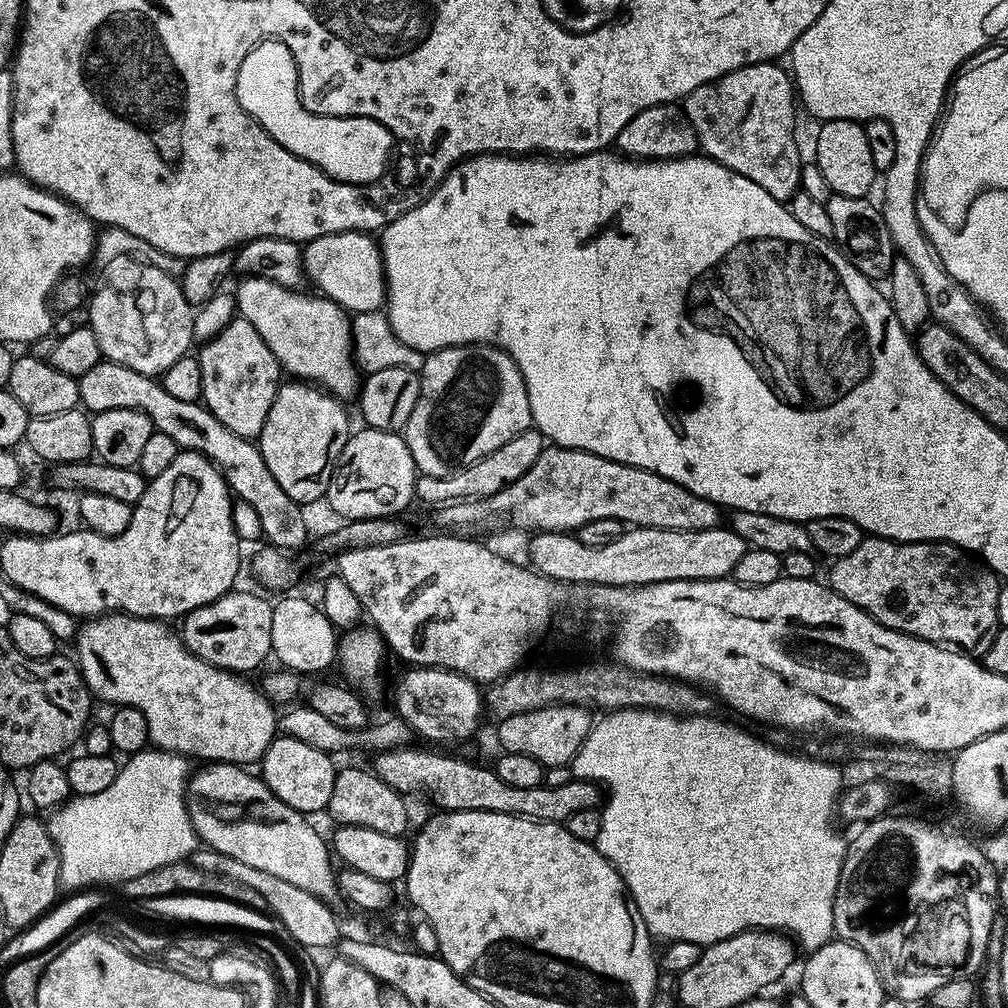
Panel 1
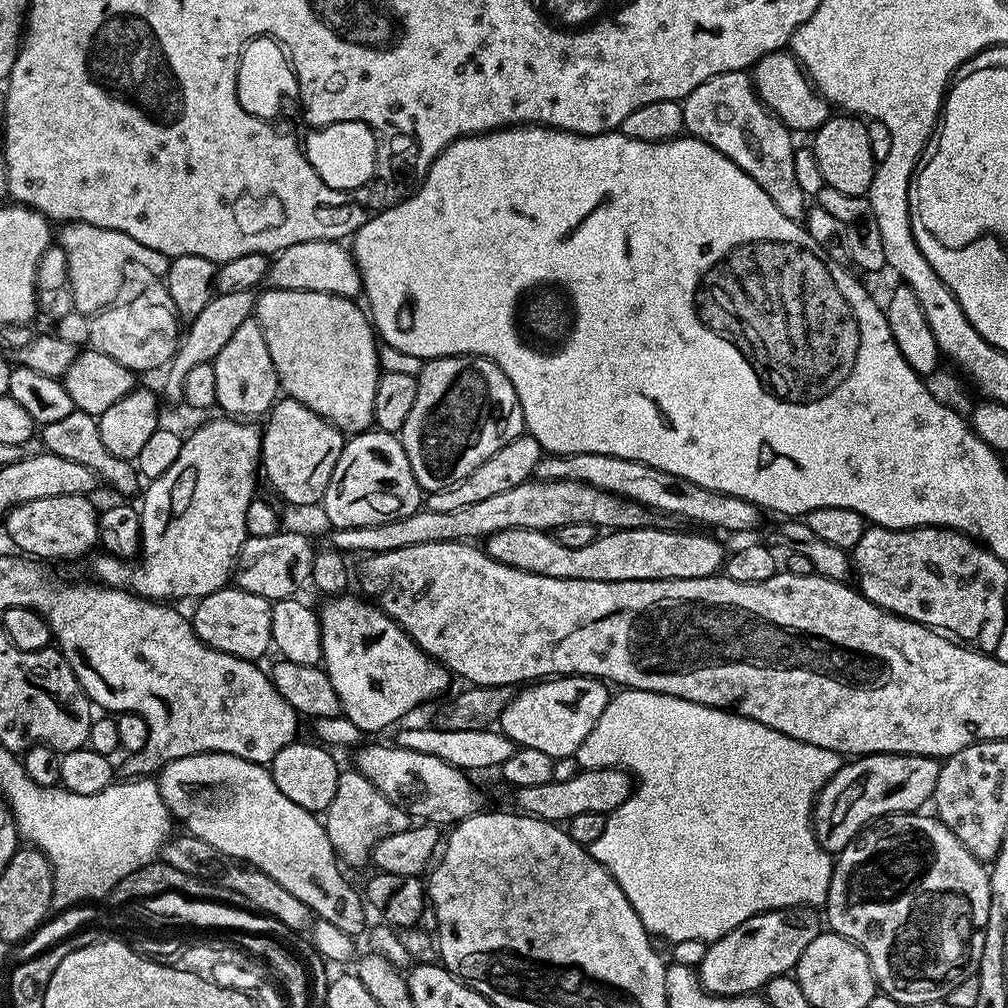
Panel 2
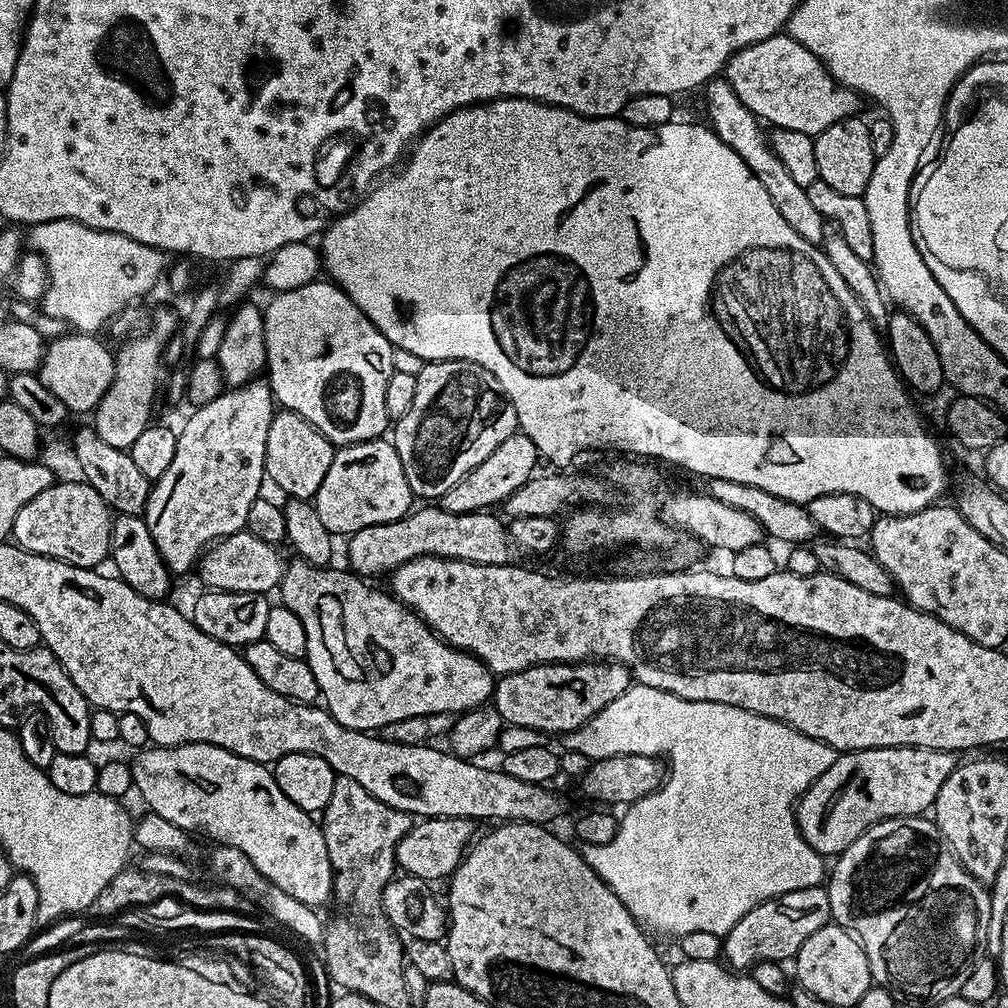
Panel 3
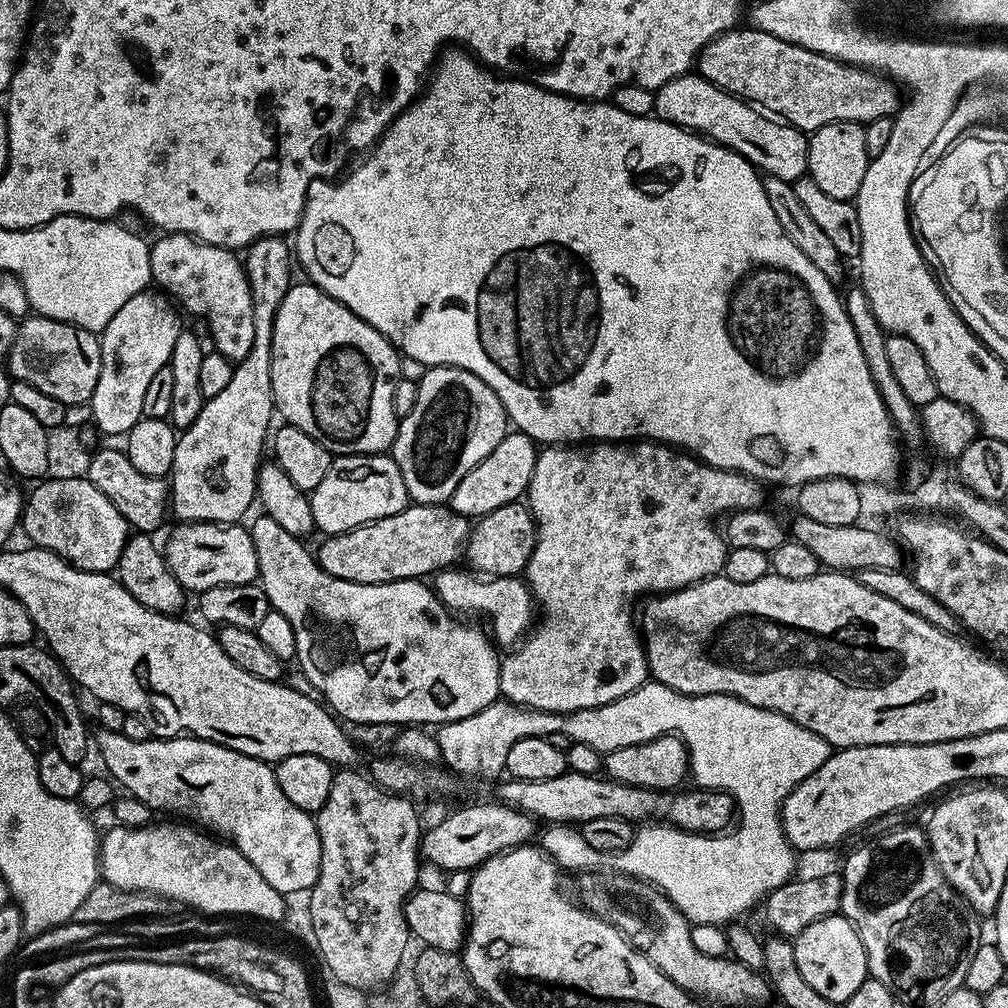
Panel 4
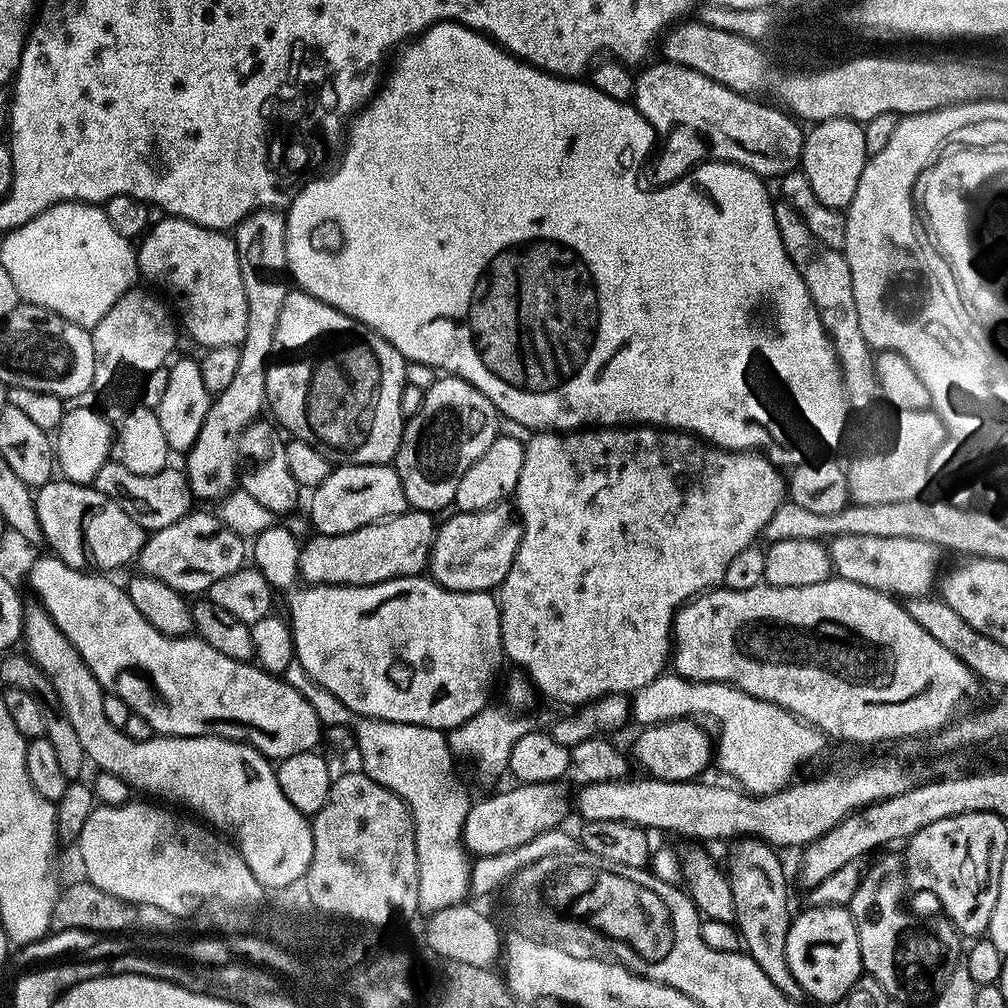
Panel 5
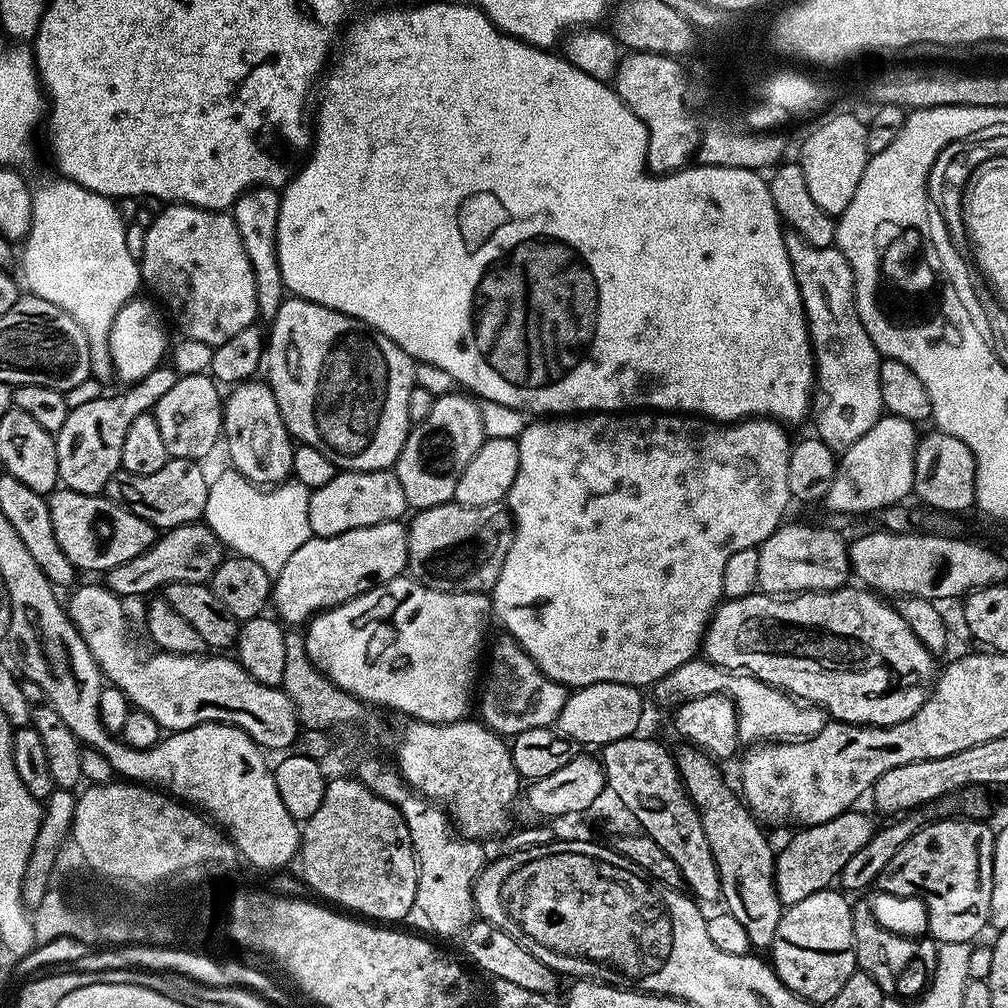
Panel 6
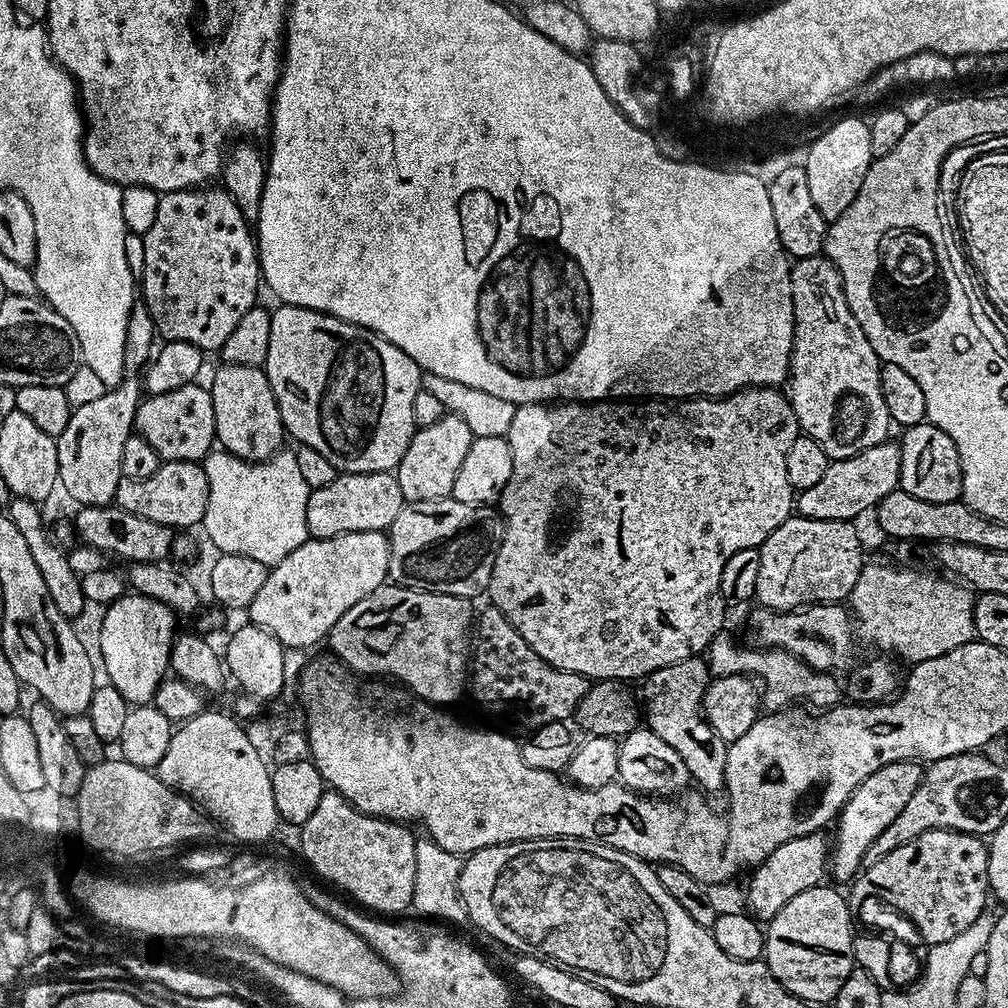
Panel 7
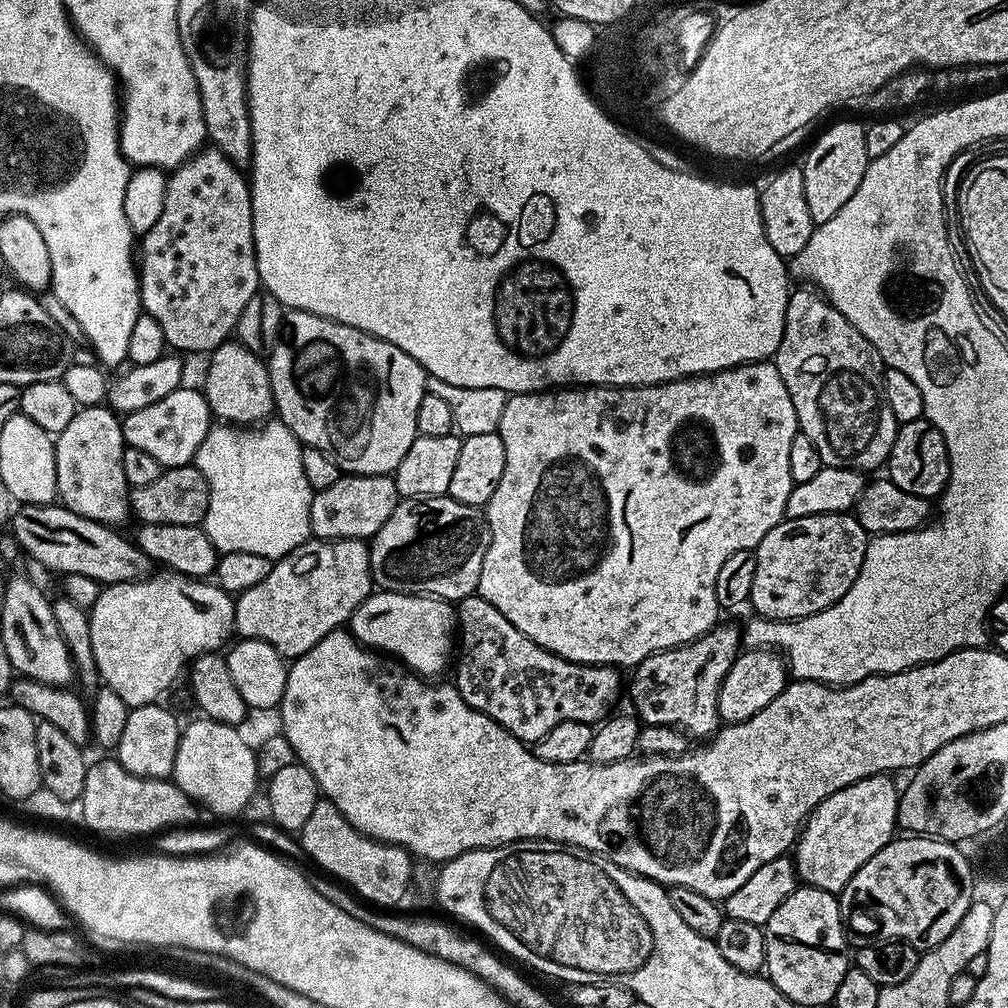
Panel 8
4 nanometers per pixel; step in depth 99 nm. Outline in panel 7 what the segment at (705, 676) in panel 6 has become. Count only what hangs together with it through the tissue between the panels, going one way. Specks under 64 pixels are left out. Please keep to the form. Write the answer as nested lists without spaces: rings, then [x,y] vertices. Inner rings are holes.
[[[721,630],[706,649],[708,671],[713,677],[729,676],[751,676],[762,685],[762,704],[768,712],[781,711],[793,702],[803,702],[816,710],[827,710],[835,708],[842,700],[842,684],[835,675],[830,672],[820,672],[811,668],[806,662],[802,662],[794,654],[782,652],[778,648],[757,648],[747,646],[739,648],[734,637],[728,630]]]

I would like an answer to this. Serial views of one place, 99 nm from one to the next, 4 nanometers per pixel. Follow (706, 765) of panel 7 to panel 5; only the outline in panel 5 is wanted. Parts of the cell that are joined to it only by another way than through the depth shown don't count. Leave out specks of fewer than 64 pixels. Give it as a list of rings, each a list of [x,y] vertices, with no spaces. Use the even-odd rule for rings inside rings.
[[[755,838],[737,839],[732,846],[726,875],[734,894],[735,926],[740,933],[743,951],[758,962],[762,974],[766,974],[786,998],[803,1001],[802,986],[798,986],[798,978],[790,974],[790,962],[786,962],[786,934],[792,925],[793,913],[788,912],[788,876],[780,861],[781,853],[771,844]]]

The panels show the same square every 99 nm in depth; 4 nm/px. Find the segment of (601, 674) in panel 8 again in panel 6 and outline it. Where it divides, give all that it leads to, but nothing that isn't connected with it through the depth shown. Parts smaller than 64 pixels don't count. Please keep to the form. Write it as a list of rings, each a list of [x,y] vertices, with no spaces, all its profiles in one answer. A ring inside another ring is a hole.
[[[500,634],[493,644],[491,641],[486,656],[486,667],[478,688],[478,716],[496,735],[515,738],[526,730],[553,727],[562,714],[569,693],[570,689],[566,685],[554,682],[549,676],[542,674],[540,667],[528,657],[526,650],[522,650],[515,638]]]

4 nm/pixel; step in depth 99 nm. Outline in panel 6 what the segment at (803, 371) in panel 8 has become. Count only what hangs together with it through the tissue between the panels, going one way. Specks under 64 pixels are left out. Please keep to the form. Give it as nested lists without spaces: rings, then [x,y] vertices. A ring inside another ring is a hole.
[[[785,231],[786,254],[798,282],[808,320],[808,337],[812,339],[812,356],[816,360],[814,385],[815,435],[827,448],[843,450],[854,446],[880,421],[884,412],[880,389],[880,361],[862,318],[856,309],[856,283],[848,259],[839,248],[810,246],[802,234]]]

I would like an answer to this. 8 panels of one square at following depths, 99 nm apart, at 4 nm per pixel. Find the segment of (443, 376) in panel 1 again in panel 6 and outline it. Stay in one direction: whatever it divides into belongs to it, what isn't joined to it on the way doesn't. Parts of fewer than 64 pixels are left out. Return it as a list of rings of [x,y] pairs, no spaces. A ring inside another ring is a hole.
[[[453,390],[445,396],[438,396],[428,417],[411,425],[394,465],[409,509],[419,510],[449,503],[453,499],[462,472],[470,465],[470,460],[483,446],[485,439],[480,404],[471,395]]]

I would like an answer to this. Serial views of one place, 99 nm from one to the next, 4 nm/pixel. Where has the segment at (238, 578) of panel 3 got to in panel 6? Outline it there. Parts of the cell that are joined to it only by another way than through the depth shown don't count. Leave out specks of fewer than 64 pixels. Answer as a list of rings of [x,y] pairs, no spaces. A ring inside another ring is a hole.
[[[203,522],[183,524],[177,528],[169,528],[163,534],[157,535],[156,541],[142,554],[138,554],[138,558],[130,558],[130,562],[122,562],[122,566],[114,566],[106,573],[106,586],[115,596],[121,598],[144,595],[144,597],[147,597],[149,594],[152,594],[147,594],[147,592],[152,592],[155,588],[156,591],[163,589],[166,584],[173,584],[174,582],[194,582],[195,584],[202,584],[211,581],[214,570],[220,564],[221,559],[221,545],[207,524]]]

